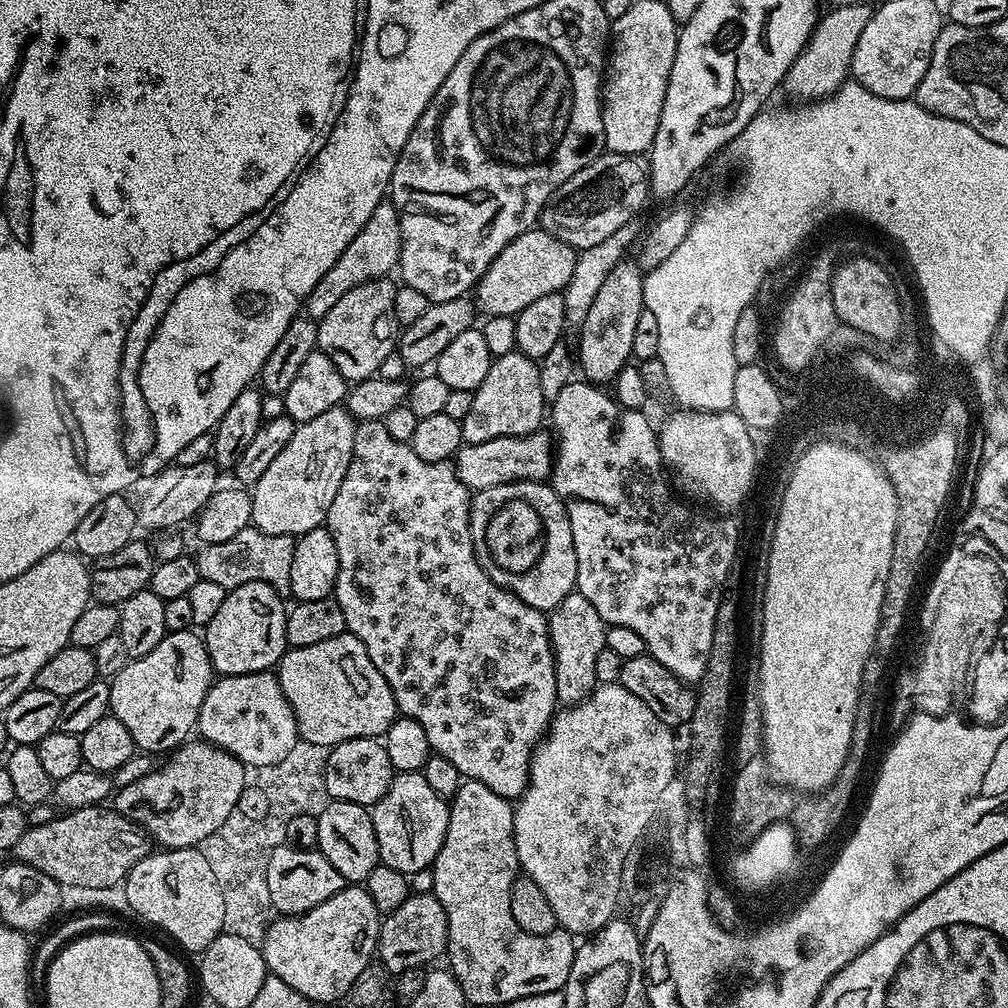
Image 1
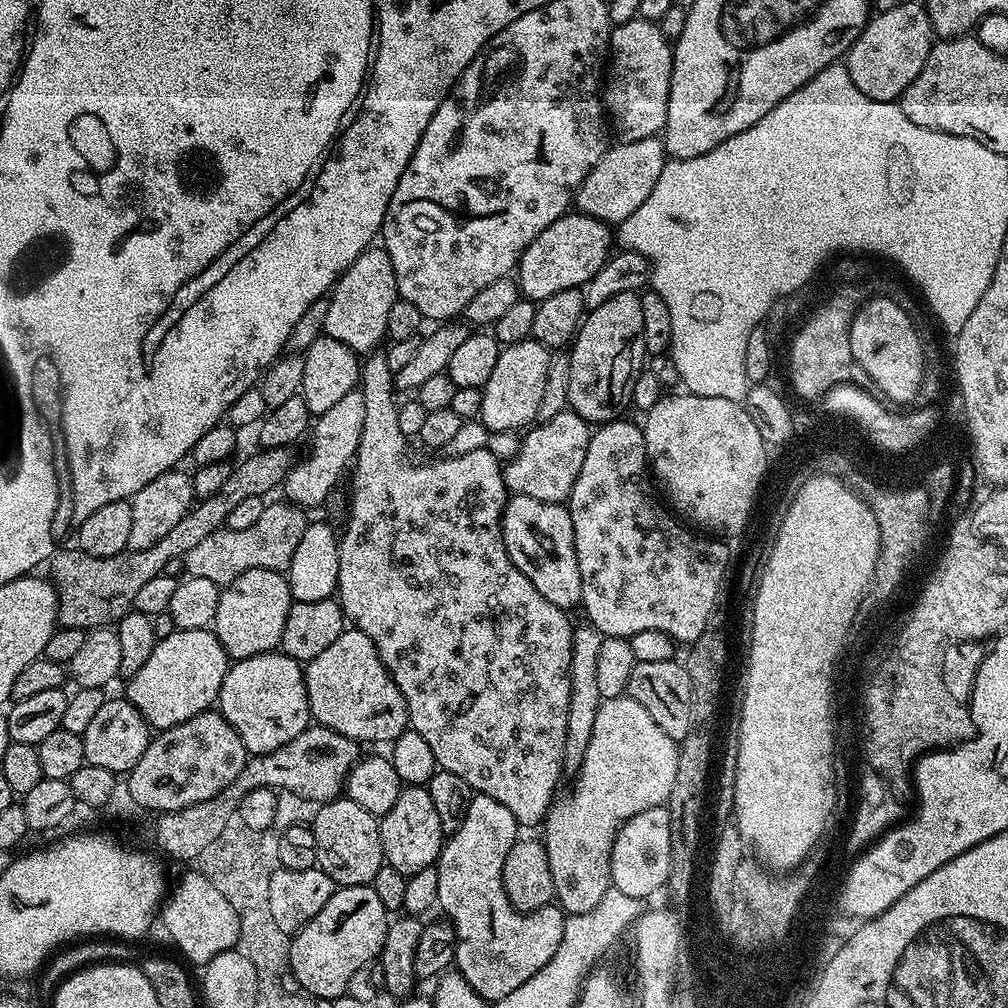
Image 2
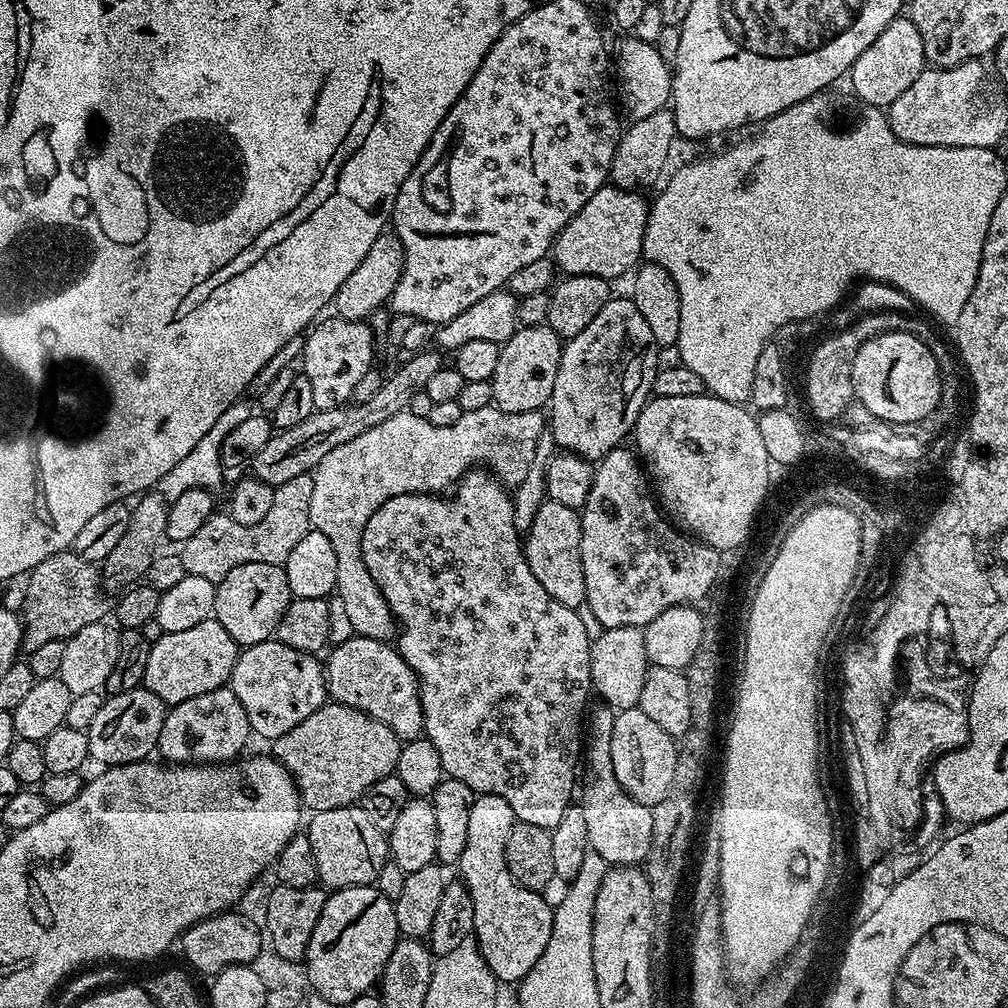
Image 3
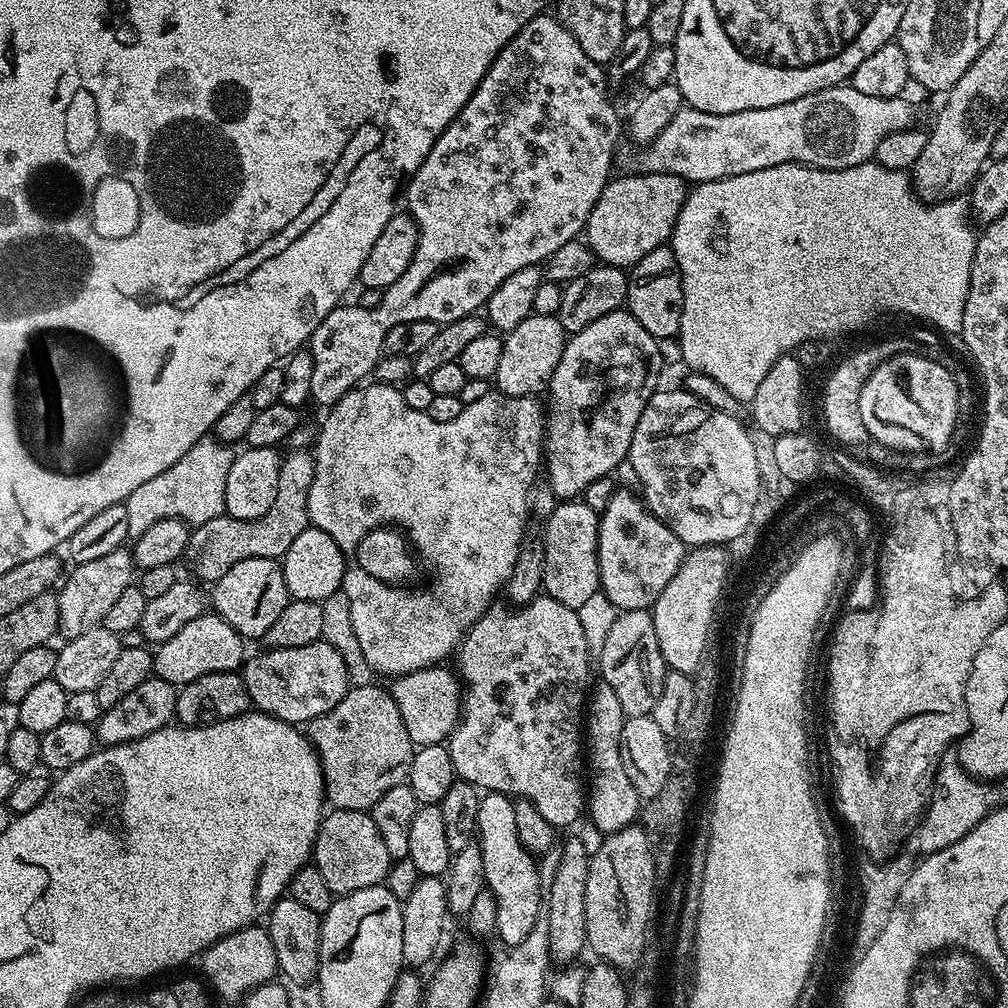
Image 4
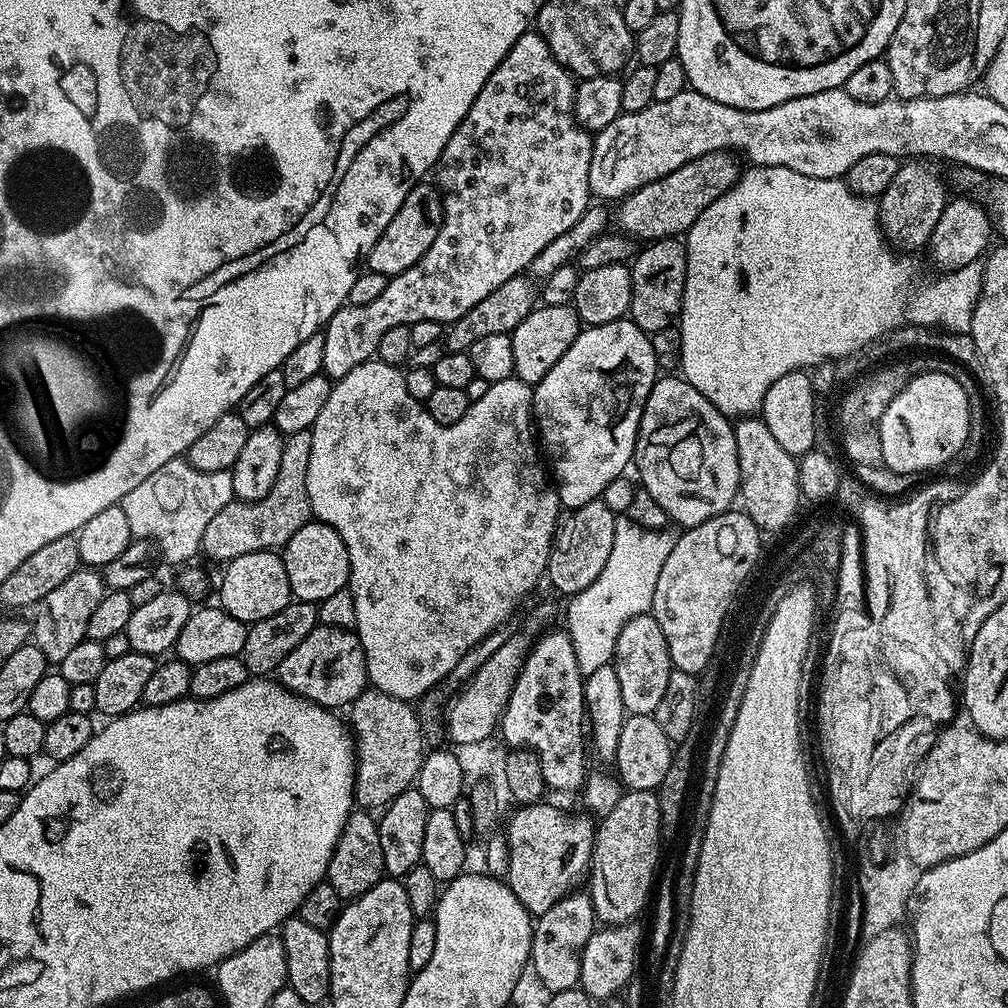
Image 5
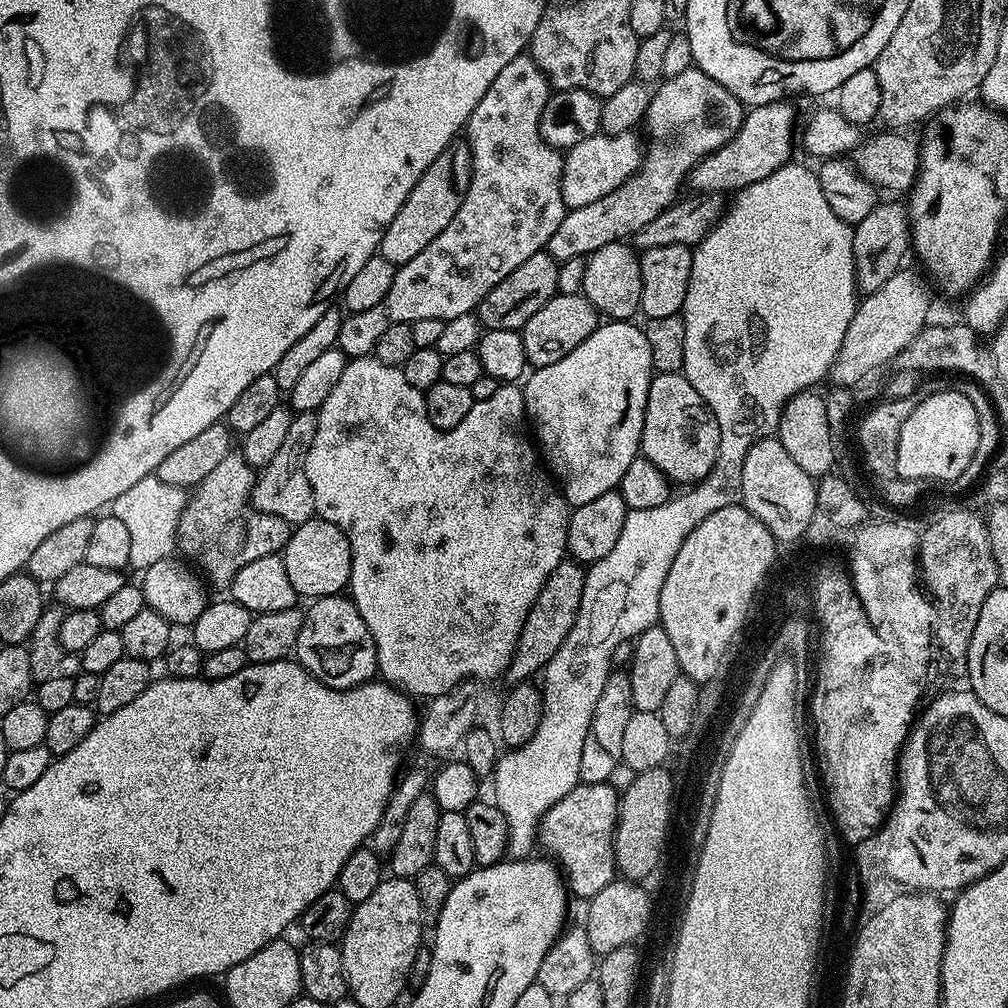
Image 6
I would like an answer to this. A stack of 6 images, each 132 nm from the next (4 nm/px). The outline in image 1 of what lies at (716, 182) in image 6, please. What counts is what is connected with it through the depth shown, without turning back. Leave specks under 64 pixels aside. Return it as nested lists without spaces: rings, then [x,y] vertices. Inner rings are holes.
[[[533,226],[527,232],[518,234],[518,238],[508,243],[502,254],[498,254],[494,262],[490,262],[486,274],[482,274],[482,278],[476,283],[474,300],[479,311],[485,317],[515,317],[537,298],[563,292],[568,287],[570,278],[574,278],[577,255],[577,249],[539,226]]]

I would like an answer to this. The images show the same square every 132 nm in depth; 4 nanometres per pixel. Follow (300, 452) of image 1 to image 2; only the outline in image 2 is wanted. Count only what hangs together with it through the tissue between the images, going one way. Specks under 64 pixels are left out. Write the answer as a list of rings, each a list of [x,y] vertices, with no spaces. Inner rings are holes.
[[[353,390],[350,394],[345,394],[342,399],[334,406],[330,406],[330,410],[326,410],[320,416],[315,417],[314,423],[310,428],[310,441],[312,445],[308,448],[308,457],[304,461],[293,463],[288,476],[284,479],[282,492],[285,492],[287,499],[291,503],[300,505],[305,510],[316,508],[332,491],[336,488],[336,483],[340,480],[340,475],[355,461],[356,451],[358,450],[358,442],[362,438],[362,430],[366,422],[366,398],[359,390]]]

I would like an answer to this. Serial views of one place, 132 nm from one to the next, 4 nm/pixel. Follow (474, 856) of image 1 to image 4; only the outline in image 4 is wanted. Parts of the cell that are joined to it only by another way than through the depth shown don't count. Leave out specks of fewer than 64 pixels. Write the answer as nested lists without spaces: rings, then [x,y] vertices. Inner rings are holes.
[[[490,792],[480,797],[476,835],[482,850],[484,883],[487,891],[496,897],[495,935],[500,935],[504,946],[522,942],[530,930],[538,927],[536,911],[542,908],[542,884],[534,856],[524,848],[515,830],[514,804],[500,792]]]

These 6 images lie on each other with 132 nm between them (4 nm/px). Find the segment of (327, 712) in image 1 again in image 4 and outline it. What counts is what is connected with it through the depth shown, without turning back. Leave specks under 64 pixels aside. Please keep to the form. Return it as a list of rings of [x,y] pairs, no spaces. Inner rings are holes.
[[[448,666],[423,668],[405,676],[397,676],[391,681],[390,691],[393,700],[397,703],[399,713],[402,714],[402,720],[406,724],[406,731],[410,736],[410,742],[415,746],[421,744],[444,744],[460,722],[462,681],[451,667],[449,667],[450,669],[444,667]]]

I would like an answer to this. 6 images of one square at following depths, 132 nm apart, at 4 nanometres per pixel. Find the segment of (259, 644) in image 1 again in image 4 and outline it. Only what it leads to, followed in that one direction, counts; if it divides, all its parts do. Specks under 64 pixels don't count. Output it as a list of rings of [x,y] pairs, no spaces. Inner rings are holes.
[[[246,558],[230,566],[230,570],[215,580],[211,588],[210,604],[216,607],[213,608],[215,615],[222,617],[239,636],[245,638],[263,638],[290,599],[283,567],[270,558]]]

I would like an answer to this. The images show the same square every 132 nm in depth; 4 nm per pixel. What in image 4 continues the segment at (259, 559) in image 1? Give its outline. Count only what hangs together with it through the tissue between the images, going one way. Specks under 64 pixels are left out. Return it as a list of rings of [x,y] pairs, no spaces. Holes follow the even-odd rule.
[[[292,450],[287,454],[289,456],[285,455],[280,461],[278,495],[274,498],[274,506],[270,506],[262,518],[239,520],[223,514],[191,529],[183,559],[188,560],[188,568],[197,576],[193,576],[197,581],[215,582],[226,574],[226,570],[230,570],[230,566],[246,558],[283,558],[294,538],[310,527],[308,499],[310,486],[314,482],[316,457],[308,450]]]

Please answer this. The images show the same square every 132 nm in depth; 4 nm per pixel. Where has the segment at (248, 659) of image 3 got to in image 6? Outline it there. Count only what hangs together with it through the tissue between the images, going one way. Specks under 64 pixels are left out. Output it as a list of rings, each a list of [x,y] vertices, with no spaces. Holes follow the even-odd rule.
[[[347,595],[317,596],[307,605],[294,659],[314,678],[334,690],[356,688],[377,675],[376,647],[358,606]]]

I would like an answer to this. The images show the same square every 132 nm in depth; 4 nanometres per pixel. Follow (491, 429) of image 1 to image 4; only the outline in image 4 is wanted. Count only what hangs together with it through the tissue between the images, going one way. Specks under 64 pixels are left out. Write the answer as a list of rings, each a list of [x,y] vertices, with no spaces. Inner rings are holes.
[[[559,315],[527,316],[514,330],[510,330],[503,337],[502,358],[498,361],[498,370],[494,377],[494,384],[499,391],[507,396],[535,396],[539,397],[548,392],[548,384],[556,375],[558,362],[564,358],[566,333]]]

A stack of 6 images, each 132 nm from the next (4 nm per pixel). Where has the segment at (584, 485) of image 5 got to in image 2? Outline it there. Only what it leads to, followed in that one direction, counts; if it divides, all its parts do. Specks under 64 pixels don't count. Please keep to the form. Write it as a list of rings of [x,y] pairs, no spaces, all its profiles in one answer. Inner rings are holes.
[[[625,294],[610,298],[596,311],[589,311],[570,345],[571,376],[567,407],[589,426],[619,420],[632,404],[638,371],[645,363],[642,306],[637,297]]]

